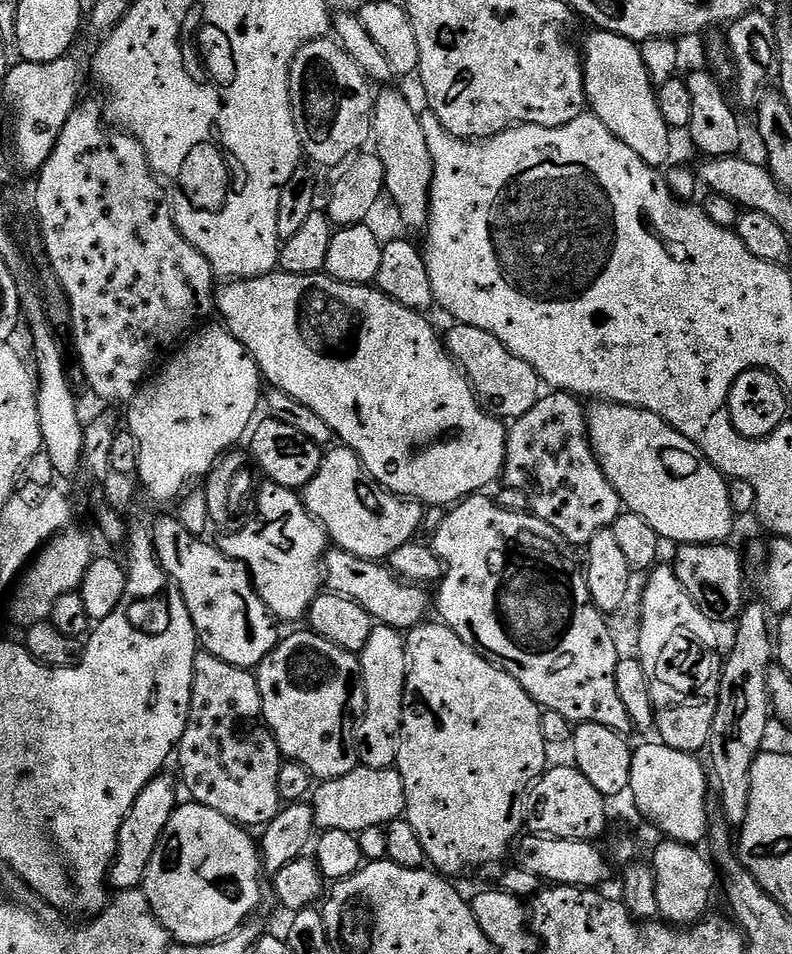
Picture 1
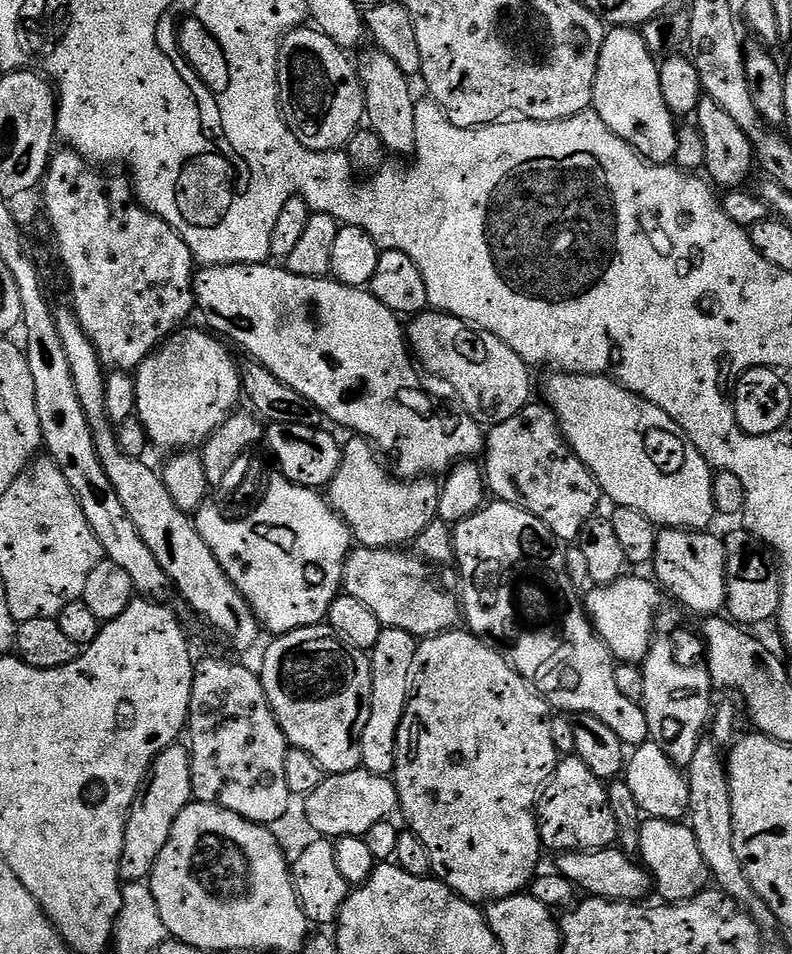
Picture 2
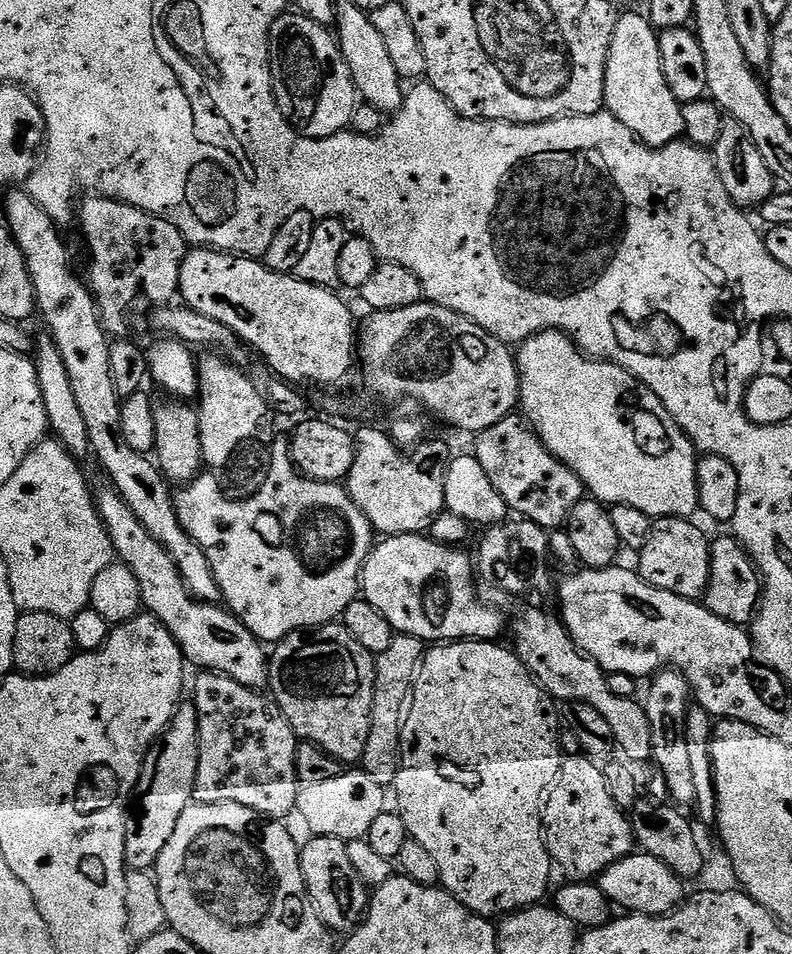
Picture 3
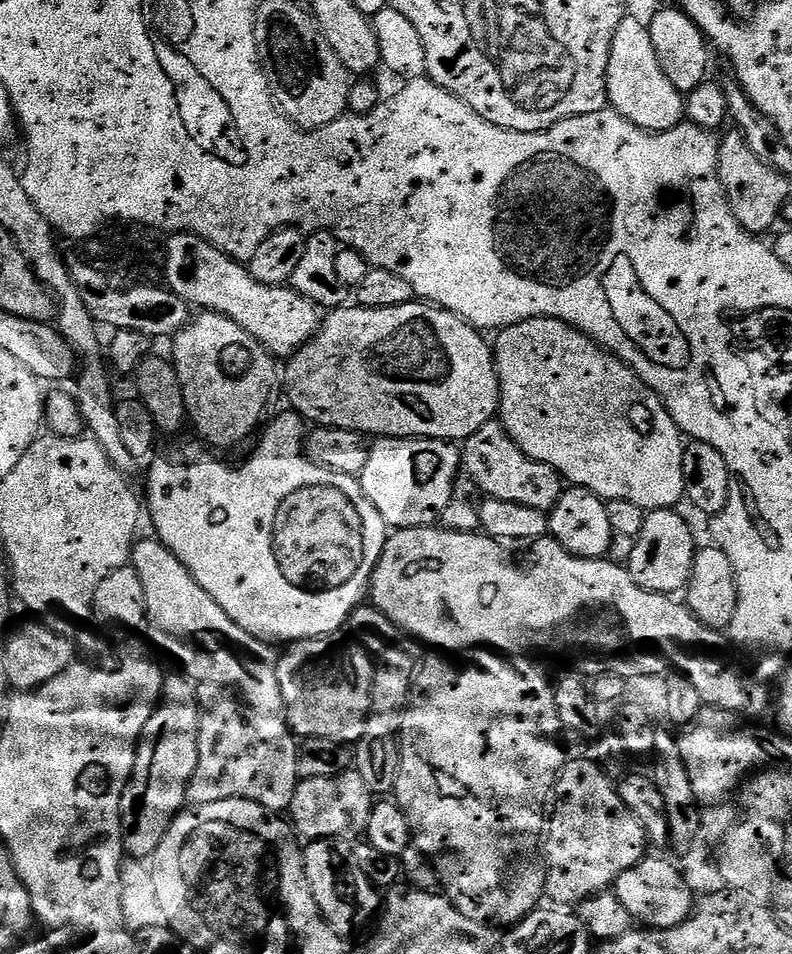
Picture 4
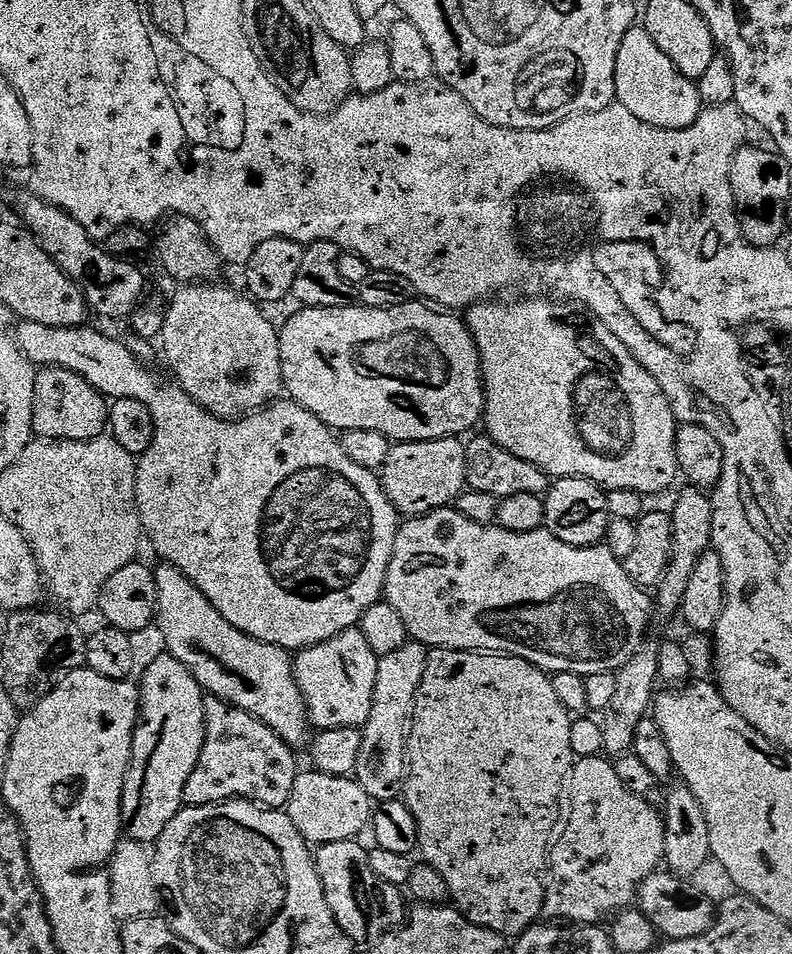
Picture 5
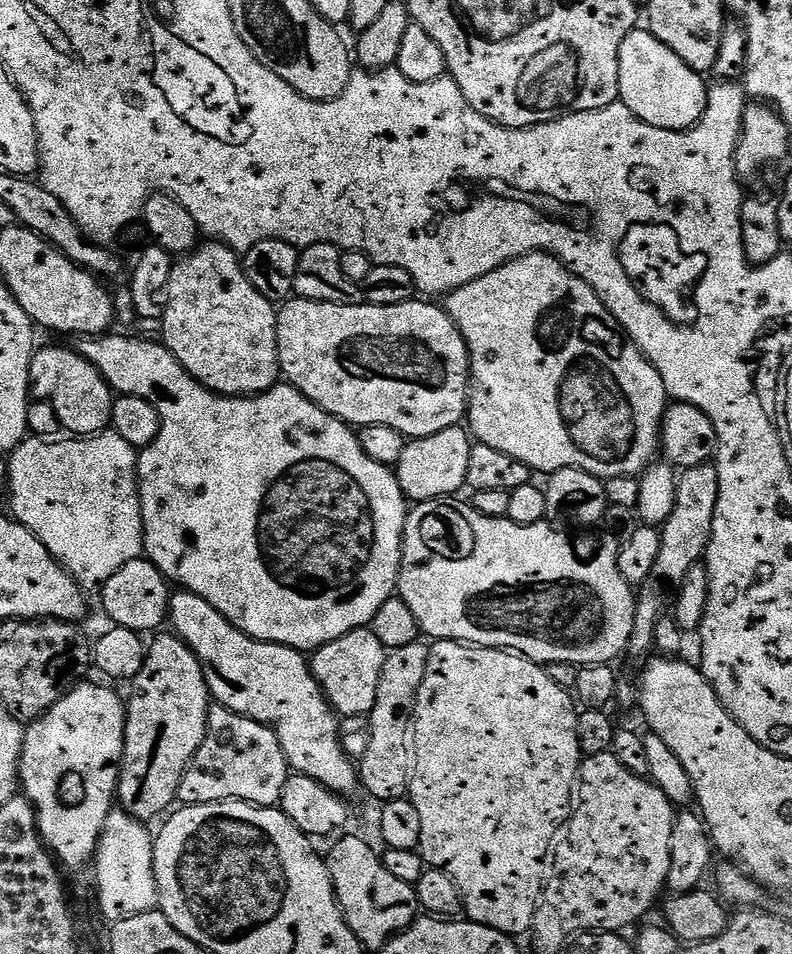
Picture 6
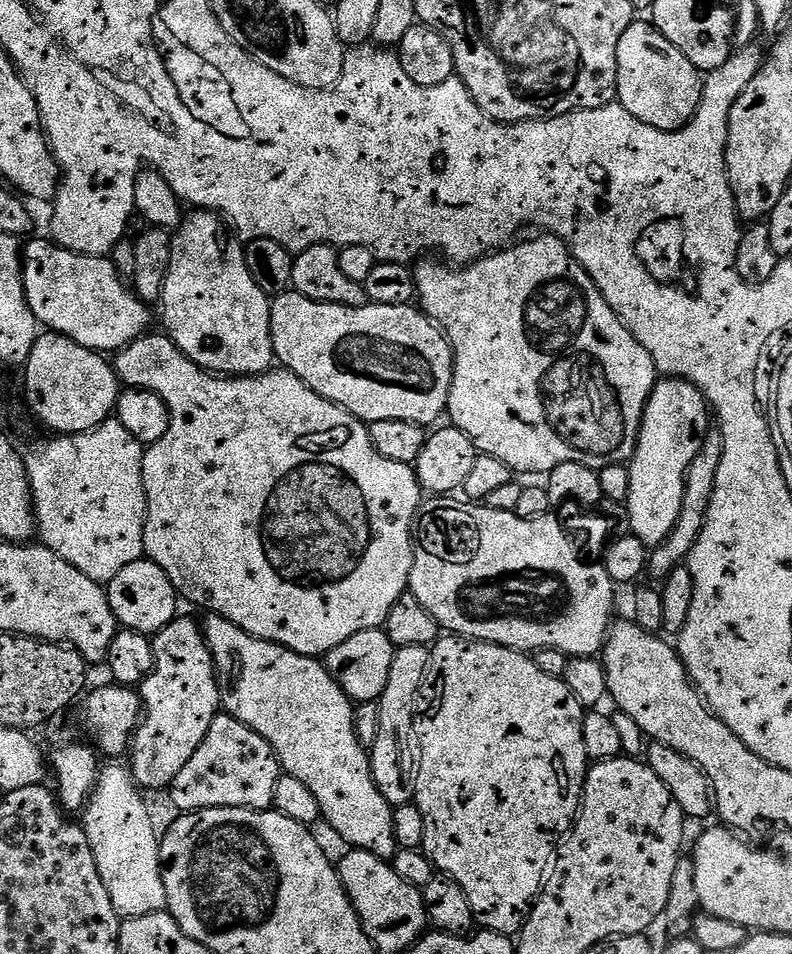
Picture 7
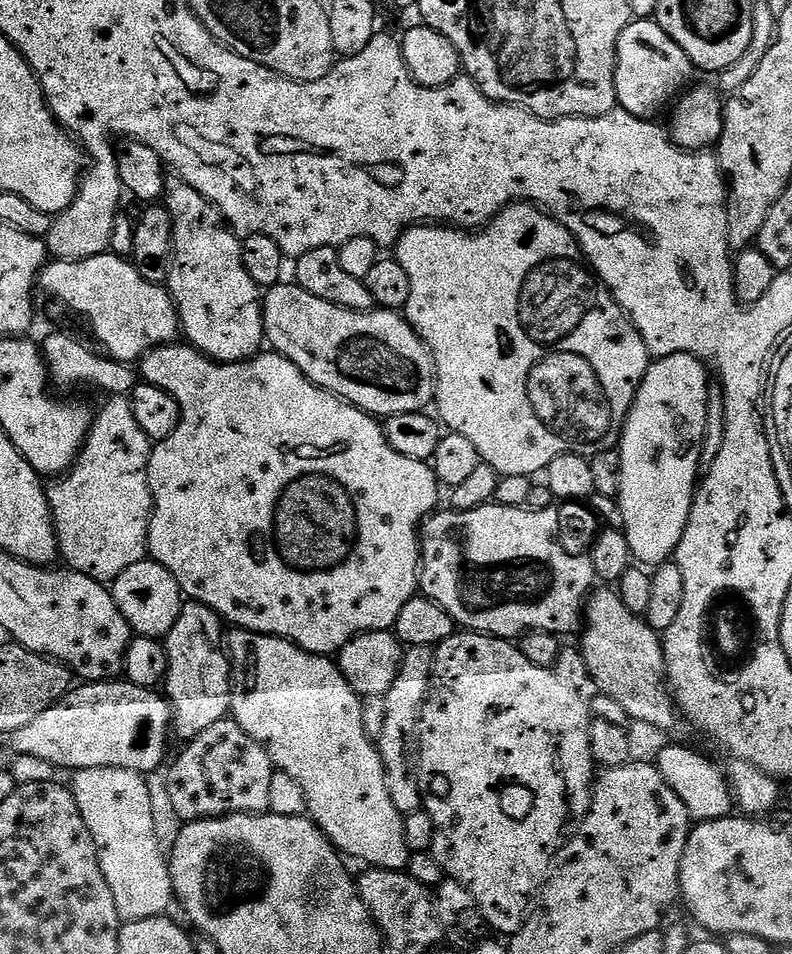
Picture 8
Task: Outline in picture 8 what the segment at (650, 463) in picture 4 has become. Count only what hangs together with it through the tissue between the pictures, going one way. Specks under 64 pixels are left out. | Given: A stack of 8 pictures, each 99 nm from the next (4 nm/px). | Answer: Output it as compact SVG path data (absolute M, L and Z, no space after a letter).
M509 204L479 230L461 230L431 222L417 224L396 241L394 259L410 278L410 302L406 302L403 315L412 329L424 339L424 345L431 350L432 361L436 364L434 408L437 408L439 423L449 433L467 438L474 450L478 450L483 463L491 466L501 477L514 474L535 477L536 472L543 473L554 458L567 452L591 458L600 452L613 451L619 445L630 406L650 363L648 347L646 342L642 342L640 331L632 325L628 315L616 305L616 300L594 275L580 244L572 237L570 230L566 230L566 226L559 224L535 204Z

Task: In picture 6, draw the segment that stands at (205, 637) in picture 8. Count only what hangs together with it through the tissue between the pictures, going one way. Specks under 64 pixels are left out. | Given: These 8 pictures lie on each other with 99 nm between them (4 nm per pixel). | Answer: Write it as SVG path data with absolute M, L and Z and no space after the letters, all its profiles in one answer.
M175 634L167 635L157 635L157 640L147 645L148 657L130 682L132 693L126 696L128 717L118 804L135 820L145 822L159 821L177 803L182 778L208 729L210 693L204 667L187 642Z

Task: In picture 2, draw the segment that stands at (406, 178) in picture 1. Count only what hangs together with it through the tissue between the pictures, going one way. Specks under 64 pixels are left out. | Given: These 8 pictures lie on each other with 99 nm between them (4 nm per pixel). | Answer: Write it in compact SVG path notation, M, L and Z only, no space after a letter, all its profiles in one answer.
M369 47L369 52L361 51L358 59L360 84L364 87L364 110L367 123L383 142L389 153L404 156L416 150L416 106L417 97L412 97L409 77L398 70L398 65L380 48Z

